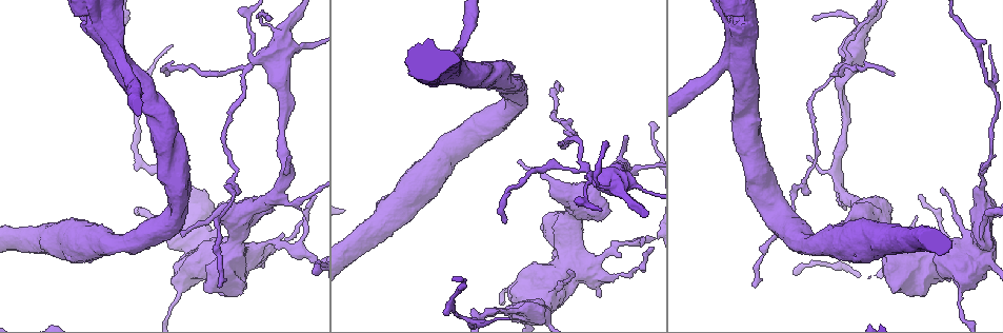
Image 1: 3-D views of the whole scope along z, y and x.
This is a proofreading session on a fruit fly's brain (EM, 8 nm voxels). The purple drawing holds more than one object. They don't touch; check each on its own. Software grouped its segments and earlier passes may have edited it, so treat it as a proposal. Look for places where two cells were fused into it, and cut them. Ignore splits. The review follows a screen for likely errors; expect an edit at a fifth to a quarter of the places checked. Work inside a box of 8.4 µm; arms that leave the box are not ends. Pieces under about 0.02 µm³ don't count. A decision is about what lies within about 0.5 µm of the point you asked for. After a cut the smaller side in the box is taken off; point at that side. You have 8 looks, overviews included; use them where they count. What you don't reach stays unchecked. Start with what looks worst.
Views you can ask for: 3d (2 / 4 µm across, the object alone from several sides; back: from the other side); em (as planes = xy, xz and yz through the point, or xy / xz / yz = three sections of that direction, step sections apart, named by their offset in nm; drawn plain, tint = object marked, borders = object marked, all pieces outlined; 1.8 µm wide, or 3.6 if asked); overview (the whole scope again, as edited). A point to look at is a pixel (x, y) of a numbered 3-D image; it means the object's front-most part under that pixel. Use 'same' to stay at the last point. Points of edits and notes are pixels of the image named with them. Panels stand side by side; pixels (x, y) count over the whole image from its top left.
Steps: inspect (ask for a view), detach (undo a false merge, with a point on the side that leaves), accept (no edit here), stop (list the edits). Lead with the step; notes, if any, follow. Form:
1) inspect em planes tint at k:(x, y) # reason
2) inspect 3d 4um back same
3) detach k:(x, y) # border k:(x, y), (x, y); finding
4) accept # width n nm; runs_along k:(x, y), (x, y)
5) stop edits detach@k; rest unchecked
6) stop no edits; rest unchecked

inspect 3d 2um at 1:(845, 193) # three arms meet

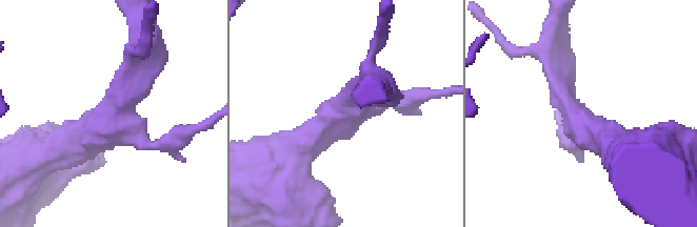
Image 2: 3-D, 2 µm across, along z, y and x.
inspect em planes tint at 2:(347, 107) # arms 3; now the EM

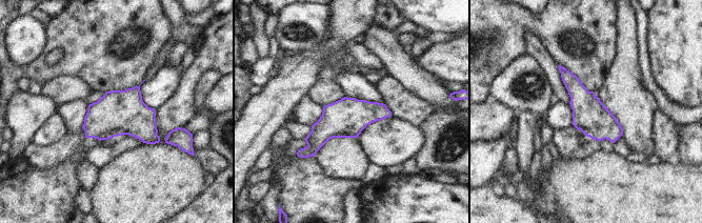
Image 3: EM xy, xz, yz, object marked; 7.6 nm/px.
accept # width 280 nm; all the same cell

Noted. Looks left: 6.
inspect 3d 4um at 1:(974, 259) # sudden change in width

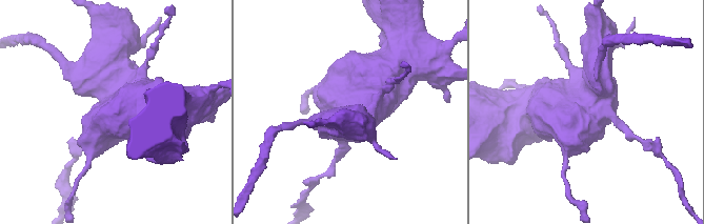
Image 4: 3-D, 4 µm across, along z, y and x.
inspect em 3.6um xz step 4 tint at 4:(586, 113) # need the tissue

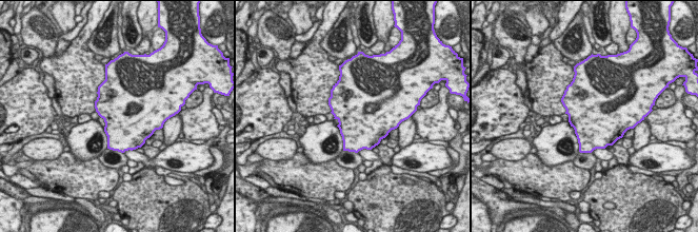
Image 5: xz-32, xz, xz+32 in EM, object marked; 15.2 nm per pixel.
inspect em 3.6um planes borders same

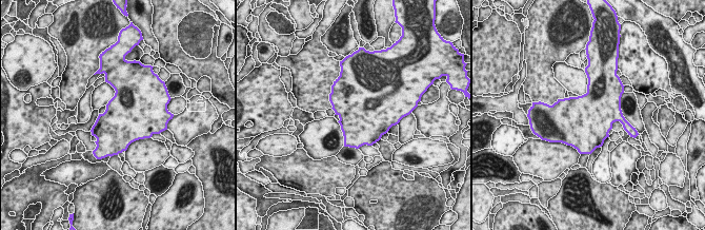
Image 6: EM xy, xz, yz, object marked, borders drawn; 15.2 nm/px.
accept # all the same cell

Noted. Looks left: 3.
inspect 3d 4um at 1:(262, 252) # sudden change in width

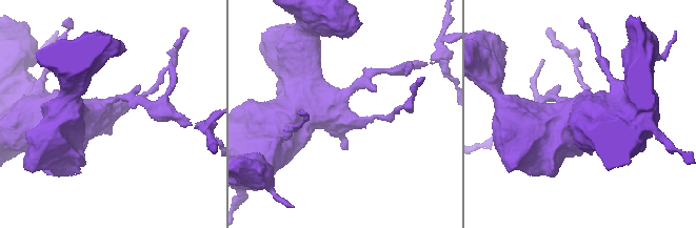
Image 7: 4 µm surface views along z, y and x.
inspect em 3.6um xz step 8 tint at 7:(112, 110)

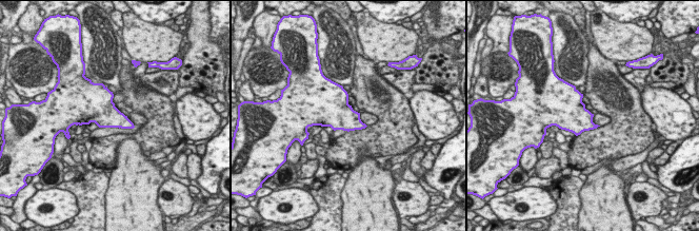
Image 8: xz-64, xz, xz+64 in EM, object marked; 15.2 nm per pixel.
inspect em 3.6um planes tint same

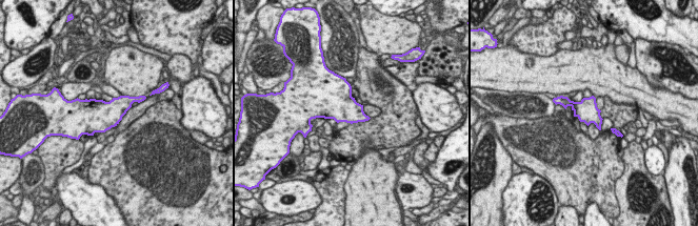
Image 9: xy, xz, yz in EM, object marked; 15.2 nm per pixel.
accept # all the same cell

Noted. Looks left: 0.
stop no edits; rest unchecked

